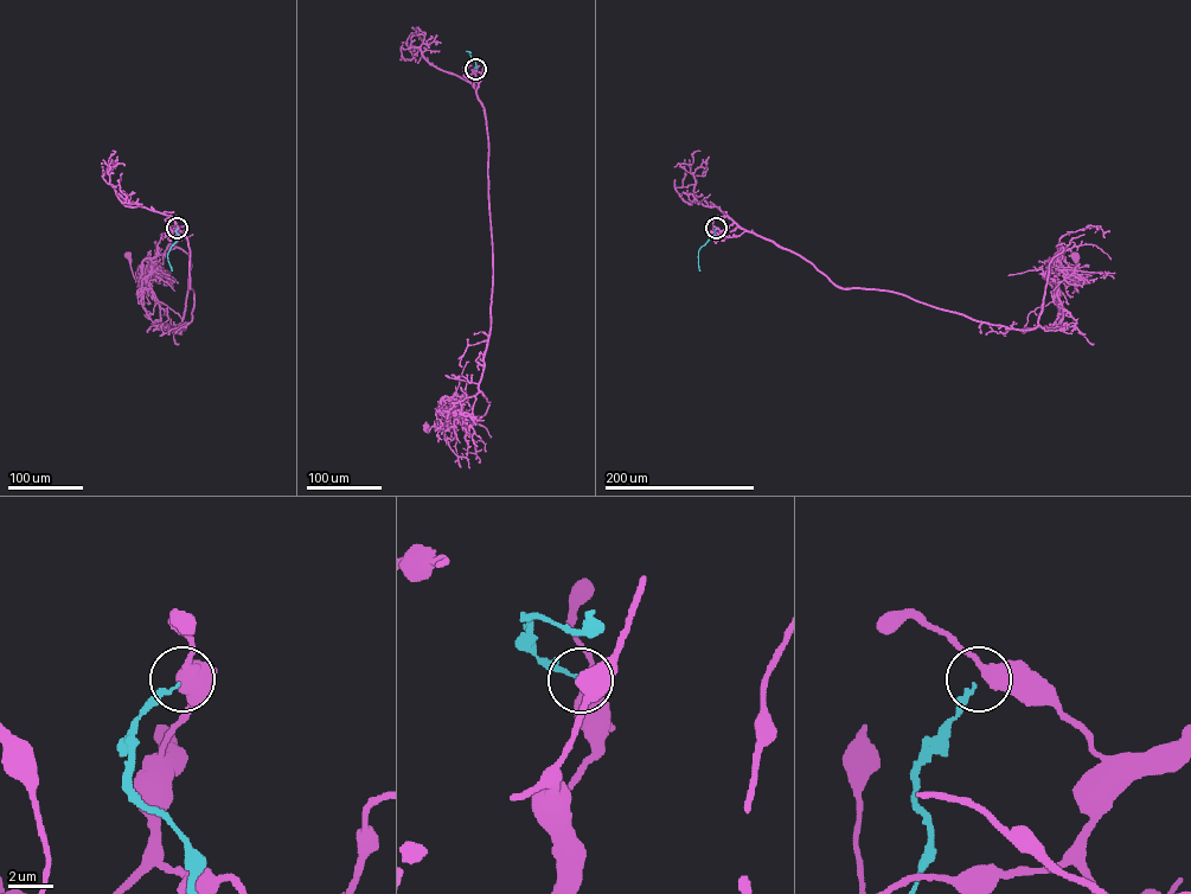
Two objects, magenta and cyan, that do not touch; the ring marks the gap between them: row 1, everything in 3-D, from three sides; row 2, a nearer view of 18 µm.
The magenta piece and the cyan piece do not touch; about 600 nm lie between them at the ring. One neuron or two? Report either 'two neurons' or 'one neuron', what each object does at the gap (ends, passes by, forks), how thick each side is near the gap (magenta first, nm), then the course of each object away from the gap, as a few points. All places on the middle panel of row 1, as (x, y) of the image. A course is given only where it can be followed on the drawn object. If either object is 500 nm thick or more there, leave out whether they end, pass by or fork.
two neurons | 550/140 nm | magenta via (476, 69), (492, 267), (479, 389), (490, 404), (481, 416), (455, 414), (427, 428) | cyan via (475, 69), (475, 61), (466, 51), (471, 52)

